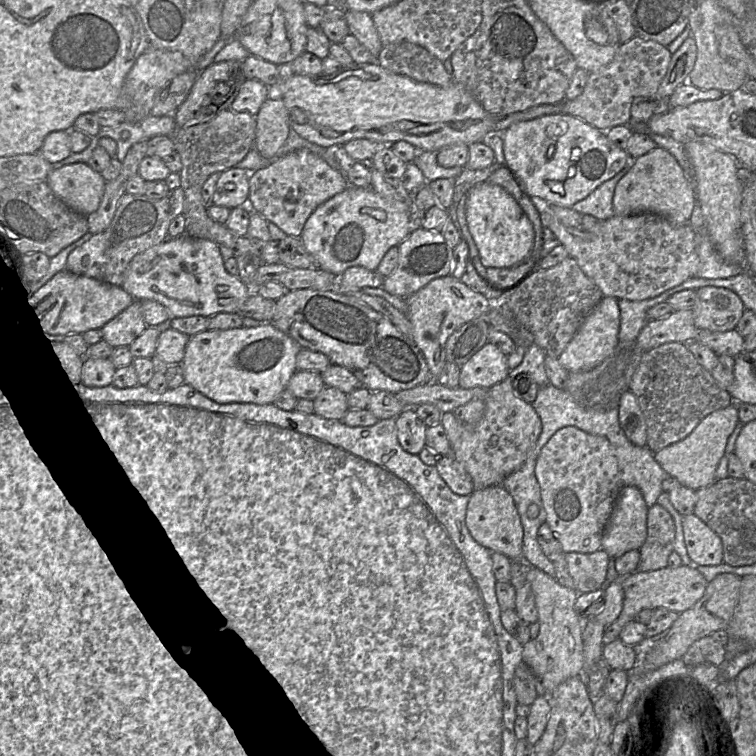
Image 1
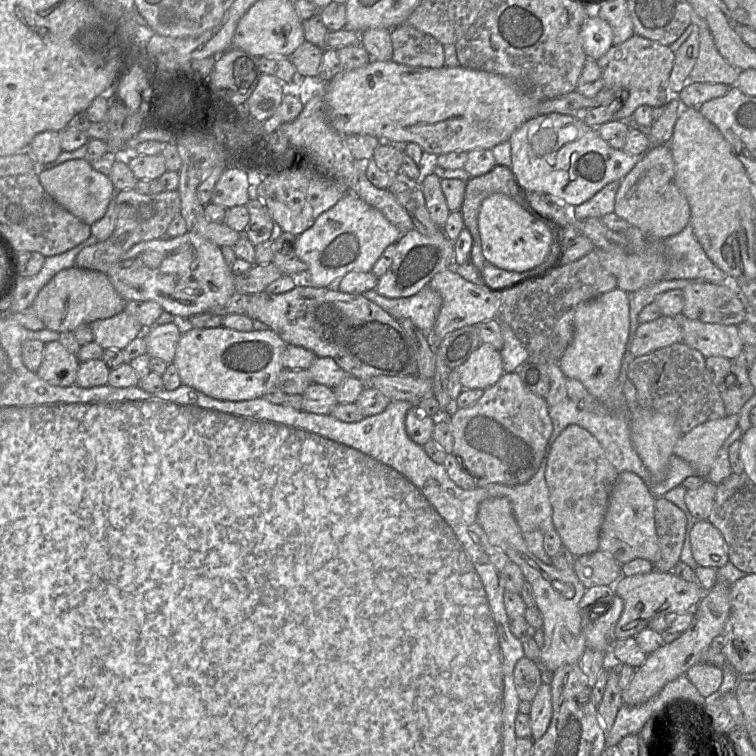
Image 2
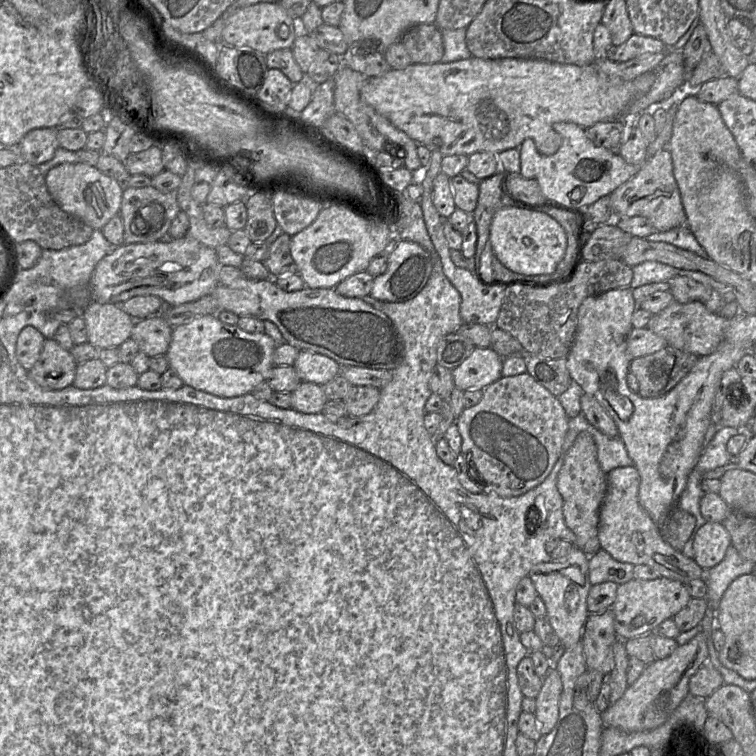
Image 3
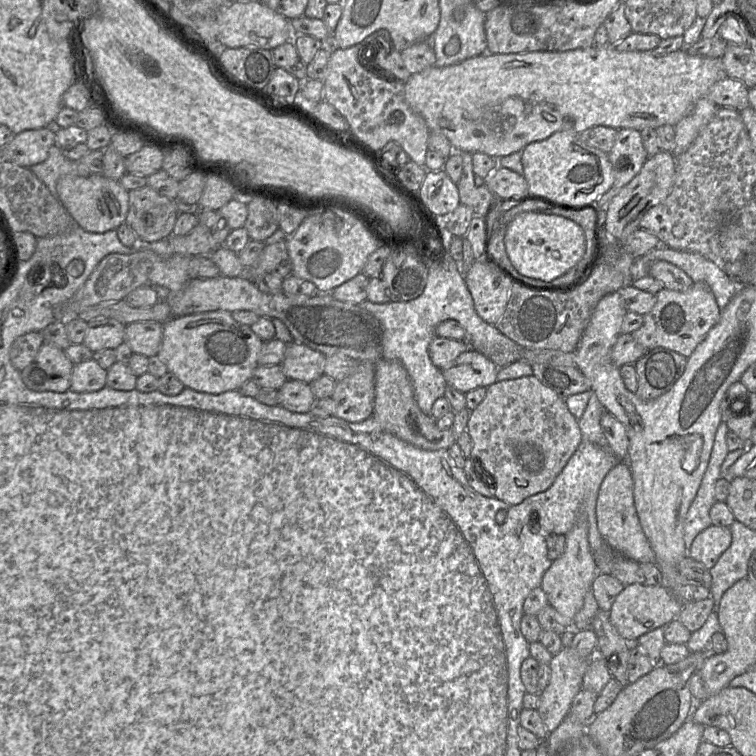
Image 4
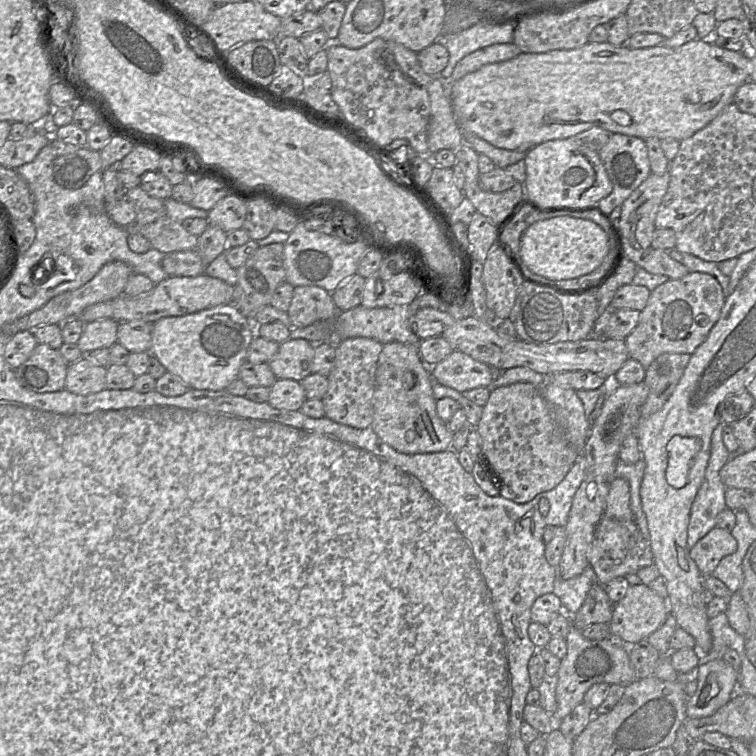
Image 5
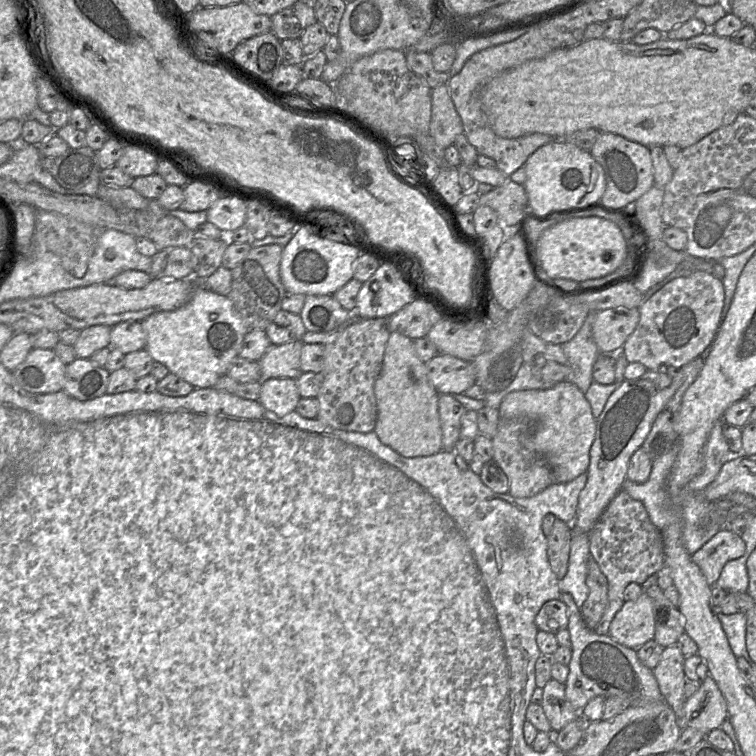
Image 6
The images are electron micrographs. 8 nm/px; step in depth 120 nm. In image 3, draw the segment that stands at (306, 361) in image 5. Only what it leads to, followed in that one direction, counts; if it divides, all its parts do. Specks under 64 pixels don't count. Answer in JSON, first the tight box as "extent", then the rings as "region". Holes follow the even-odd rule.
{"extent":[293,350,341,385],"region":[[[300,350],[293,367],[303,382],[318,385],[331,381],[341,371],[341,366],[335,360],[307,350]]]}

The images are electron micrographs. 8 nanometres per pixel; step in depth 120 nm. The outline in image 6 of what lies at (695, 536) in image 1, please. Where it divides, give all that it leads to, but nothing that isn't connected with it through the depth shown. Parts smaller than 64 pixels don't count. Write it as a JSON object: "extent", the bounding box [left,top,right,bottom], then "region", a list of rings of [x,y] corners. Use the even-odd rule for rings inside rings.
{"extent":[691,529,745,586],"region":[[[720,529],[691,560],[699,567],[709,586],[717,582],[724,565],[745,553],[745,543],[740,536],[727,529]]]}

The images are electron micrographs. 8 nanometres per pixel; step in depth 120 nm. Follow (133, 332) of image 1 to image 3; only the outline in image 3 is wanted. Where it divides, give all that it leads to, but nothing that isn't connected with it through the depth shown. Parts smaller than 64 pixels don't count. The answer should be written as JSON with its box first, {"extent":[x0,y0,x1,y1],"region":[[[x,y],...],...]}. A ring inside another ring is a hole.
{"extent":[83,302,136,350],"region":[[[92,302],[83,312],[88,343],[100,350],[119,348],[131,338],[136,320],[119,304]]]}

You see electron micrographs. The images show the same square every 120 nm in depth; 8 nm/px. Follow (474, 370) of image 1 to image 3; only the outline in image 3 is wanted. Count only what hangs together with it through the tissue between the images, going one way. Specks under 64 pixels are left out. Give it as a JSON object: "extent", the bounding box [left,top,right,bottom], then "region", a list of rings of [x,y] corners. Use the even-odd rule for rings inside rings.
{"extent":[452,347,502,391],"region":[[[475,347],[473,352],[452,372],[456,388],[463,391],[485,389],[502,377],[502,361],[491,347]]]}

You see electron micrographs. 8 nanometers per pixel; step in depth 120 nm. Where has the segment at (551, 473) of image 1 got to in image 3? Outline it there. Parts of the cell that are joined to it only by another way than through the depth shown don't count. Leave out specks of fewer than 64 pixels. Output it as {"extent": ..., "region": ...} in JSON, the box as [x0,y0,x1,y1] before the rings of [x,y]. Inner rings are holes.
{"extent":[557,432,607,556],"region":[[[580,432],[565,456],[558,474],[557,488],[563,498],[565,523],[576,537],[574,545],[588,556],[601,549],[598,525],[599,511],[606,492],[606,477],[607,474],[601,470],[598,463],[593,437],[587,432]]]}

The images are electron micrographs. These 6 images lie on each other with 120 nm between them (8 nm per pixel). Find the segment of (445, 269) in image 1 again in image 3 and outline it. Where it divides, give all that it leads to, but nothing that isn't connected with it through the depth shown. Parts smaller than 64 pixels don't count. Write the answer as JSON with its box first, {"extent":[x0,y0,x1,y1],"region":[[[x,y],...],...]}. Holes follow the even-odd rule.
{"extent":[370,240,432,302],"region":[[[402,240],[390,254],[385,271],[374,277],[370,295],[386,302],[404,302],[416,296],[432,272],[430,254],[419,244]]]}

